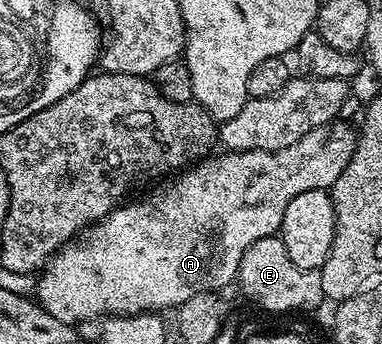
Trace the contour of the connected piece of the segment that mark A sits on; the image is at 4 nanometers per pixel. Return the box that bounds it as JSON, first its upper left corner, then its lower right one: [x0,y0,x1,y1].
[34,122,358,326]

